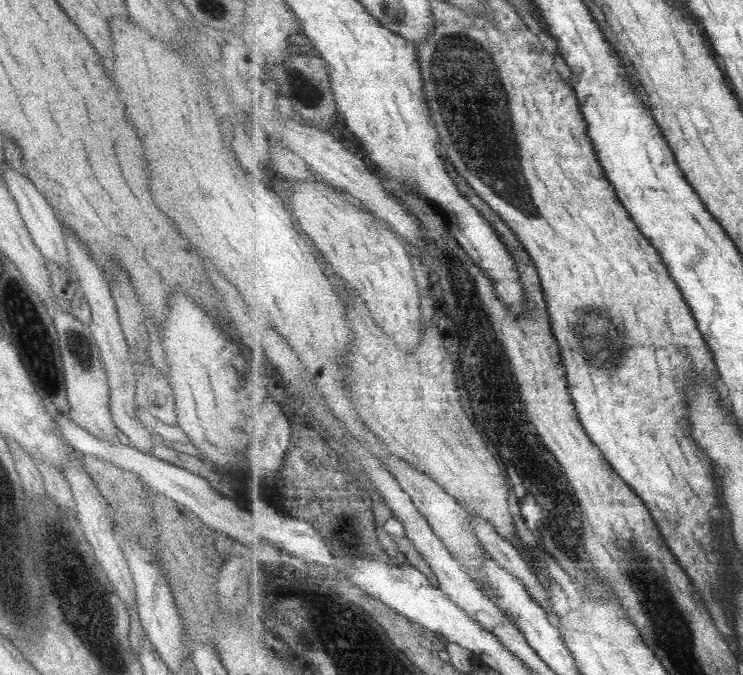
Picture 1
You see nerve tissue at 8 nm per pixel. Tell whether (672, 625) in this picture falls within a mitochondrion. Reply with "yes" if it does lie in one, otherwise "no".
yes

